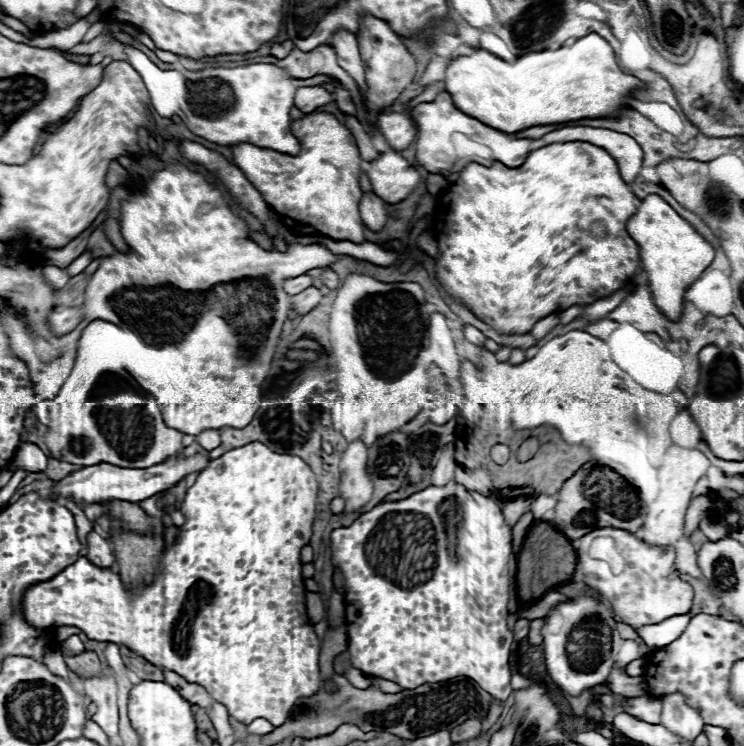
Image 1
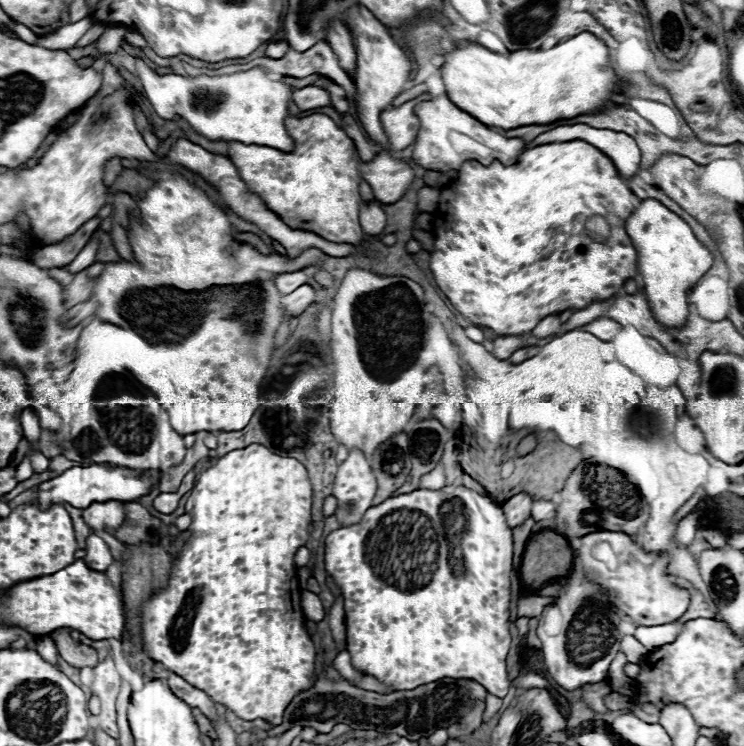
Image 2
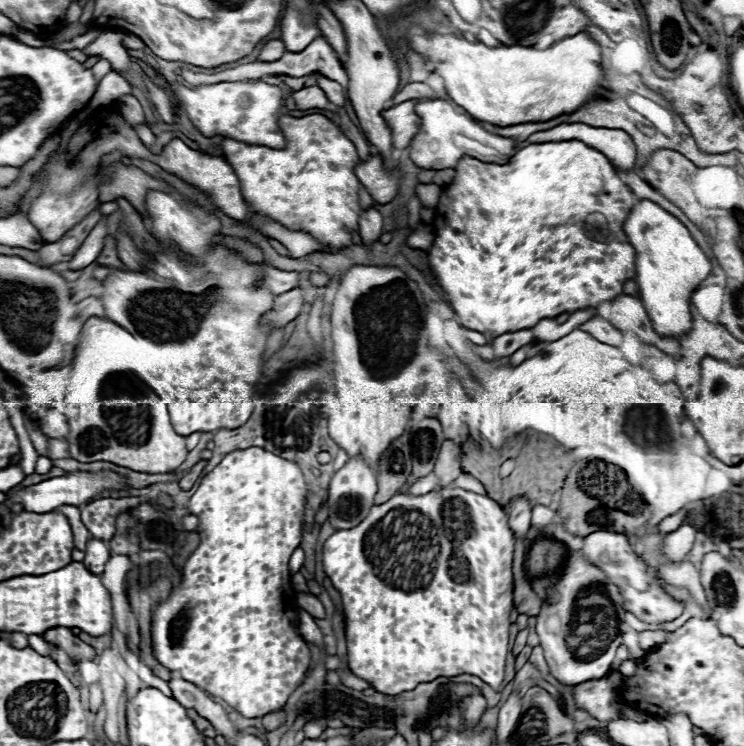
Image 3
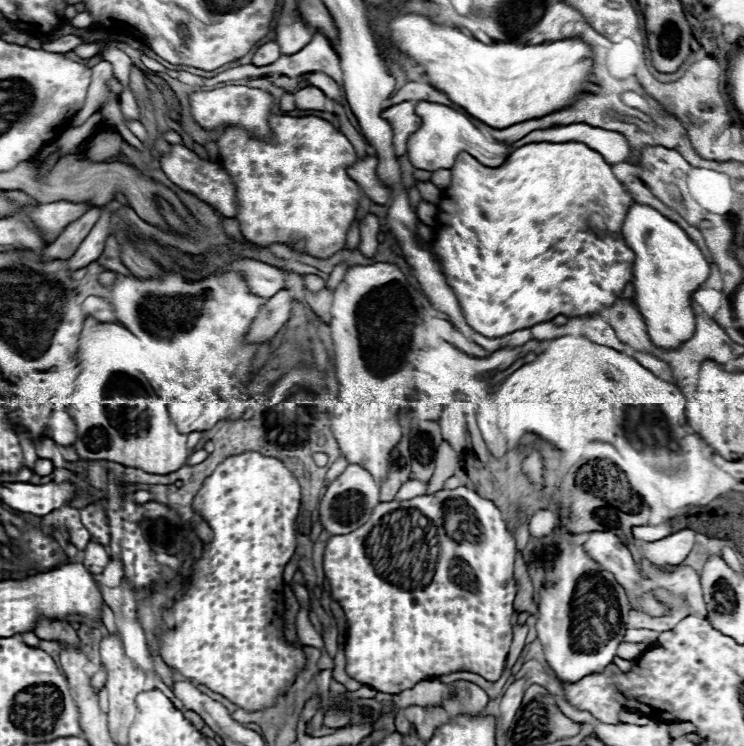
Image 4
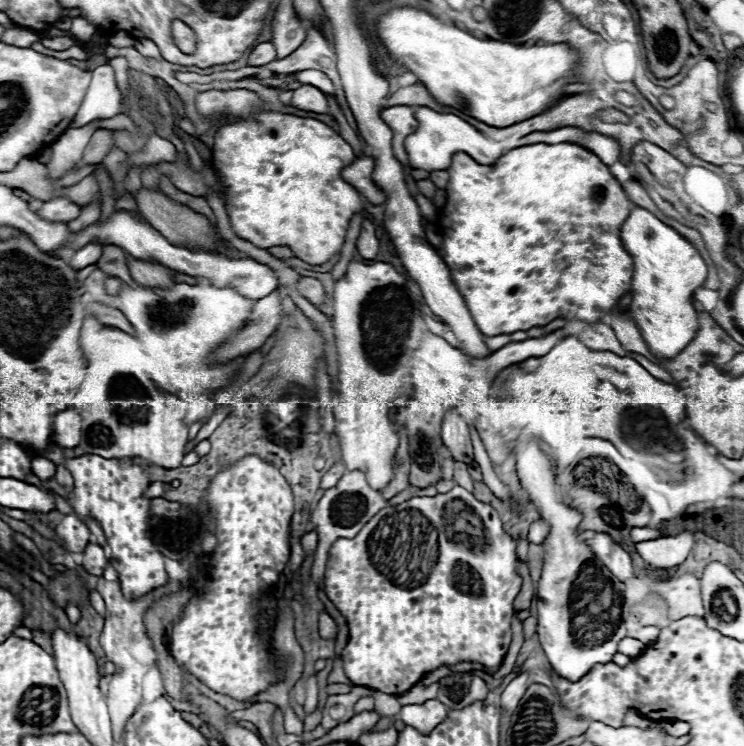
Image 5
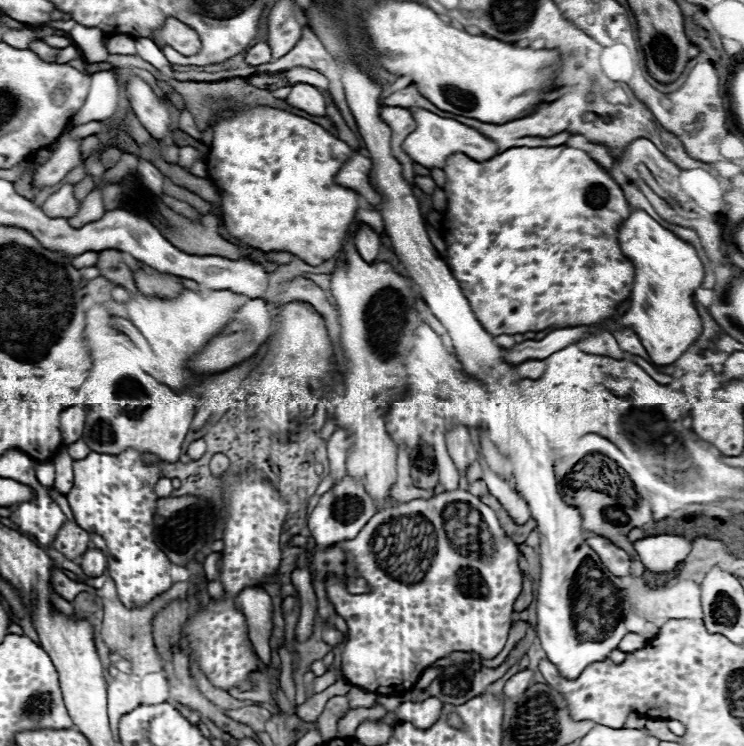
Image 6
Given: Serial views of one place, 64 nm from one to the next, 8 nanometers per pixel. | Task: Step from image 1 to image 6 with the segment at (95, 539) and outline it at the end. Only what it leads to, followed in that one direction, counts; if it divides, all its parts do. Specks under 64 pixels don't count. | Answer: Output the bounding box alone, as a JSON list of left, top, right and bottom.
[82,548,106,578]

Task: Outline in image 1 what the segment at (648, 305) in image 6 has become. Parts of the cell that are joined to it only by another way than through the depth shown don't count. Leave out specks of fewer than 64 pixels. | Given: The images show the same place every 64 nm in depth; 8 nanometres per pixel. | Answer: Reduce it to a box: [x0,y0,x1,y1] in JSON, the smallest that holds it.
[628,194,714,320]

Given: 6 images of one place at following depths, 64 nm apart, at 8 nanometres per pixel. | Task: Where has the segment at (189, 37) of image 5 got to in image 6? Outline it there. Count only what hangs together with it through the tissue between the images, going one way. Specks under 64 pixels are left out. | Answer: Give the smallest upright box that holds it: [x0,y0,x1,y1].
[154,18,200,56]

